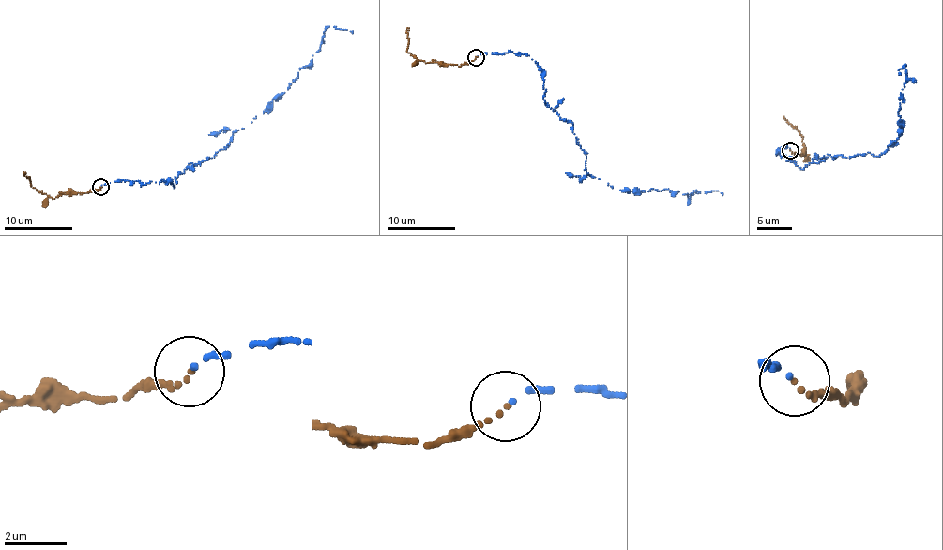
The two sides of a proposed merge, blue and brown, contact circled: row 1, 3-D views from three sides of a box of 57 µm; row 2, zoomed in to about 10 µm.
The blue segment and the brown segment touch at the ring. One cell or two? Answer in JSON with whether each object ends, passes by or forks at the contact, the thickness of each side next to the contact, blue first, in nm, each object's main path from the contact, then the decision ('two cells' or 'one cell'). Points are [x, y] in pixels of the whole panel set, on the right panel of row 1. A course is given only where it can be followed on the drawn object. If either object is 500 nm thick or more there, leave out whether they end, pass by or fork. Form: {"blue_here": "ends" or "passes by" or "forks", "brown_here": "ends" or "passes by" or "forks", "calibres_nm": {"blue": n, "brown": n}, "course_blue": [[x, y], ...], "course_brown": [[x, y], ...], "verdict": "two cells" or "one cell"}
{"blue_here": "ends", "brown_here": "ends", "calibres_nm": {"blue": 170, "brown": 130}, "course_blue": [[790, 150], [783, 146], [776, 154], [802, 169], [827, 154], [879, 157], [900, 135], [904, 65], [901, 75]], "course_brown": [[790, 150], [801, 155], [804, 151], [805, 155], [801, 136], [783, 116]], "verdict": "one cell"}

